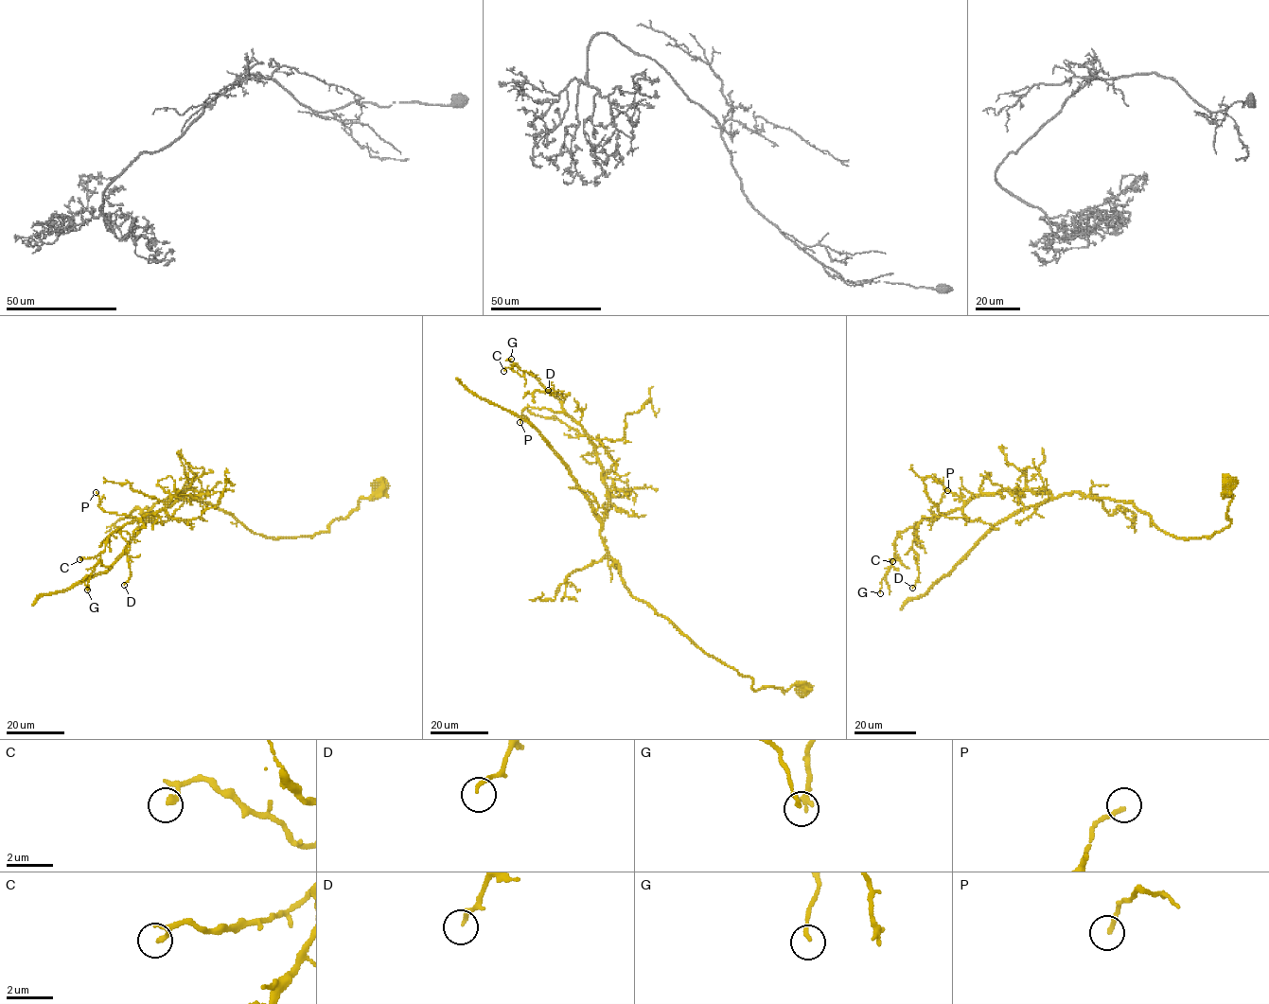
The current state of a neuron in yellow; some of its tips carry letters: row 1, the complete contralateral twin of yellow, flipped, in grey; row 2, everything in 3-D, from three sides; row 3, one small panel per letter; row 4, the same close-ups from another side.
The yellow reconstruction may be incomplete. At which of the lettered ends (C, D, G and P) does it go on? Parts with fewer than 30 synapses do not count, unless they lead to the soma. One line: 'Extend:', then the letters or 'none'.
Extend: none

